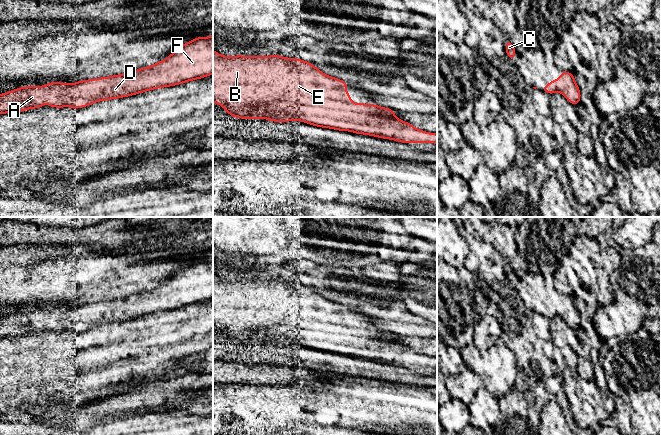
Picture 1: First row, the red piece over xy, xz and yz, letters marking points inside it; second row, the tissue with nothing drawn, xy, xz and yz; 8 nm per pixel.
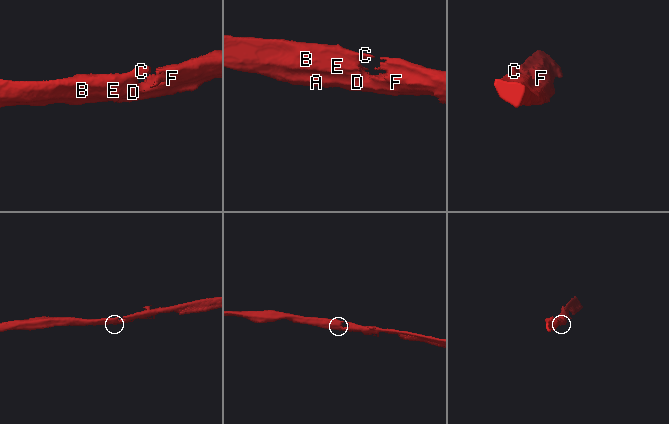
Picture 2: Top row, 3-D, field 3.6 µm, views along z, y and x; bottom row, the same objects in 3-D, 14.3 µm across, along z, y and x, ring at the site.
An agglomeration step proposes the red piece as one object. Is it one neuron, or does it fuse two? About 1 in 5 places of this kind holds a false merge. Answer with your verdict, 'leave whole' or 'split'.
leave whole

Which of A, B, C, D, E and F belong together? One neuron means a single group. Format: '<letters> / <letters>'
A B C D E F

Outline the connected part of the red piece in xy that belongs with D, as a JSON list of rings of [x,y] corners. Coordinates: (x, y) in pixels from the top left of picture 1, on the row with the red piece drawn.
[[[213,34],[211,37],[197,37],[186,44],[183,44],[175,49],[174,53],[167,56],[164,61],[159,61],[152,66],[144,67],[138,70],[133,70],[125,74],[118,74],[115,76],[102,77],[96,79],[89,79],[78,81],[74,84],[66,84],[59,81],[49,82],[46,86],[27,86],[19,87],[16,90],[7,91],[0,95],[0,114],[17,113],[33,108],[42,108],[43,103],[46,102],[49,107],[72,107],[84,108],[95,102],[102,100],[111,100],[127,96],[139,94],[149,90],[154,90],[162,87],[169,87],[179,85],[191,80],[202,79],[208,75],[213,74]]]

